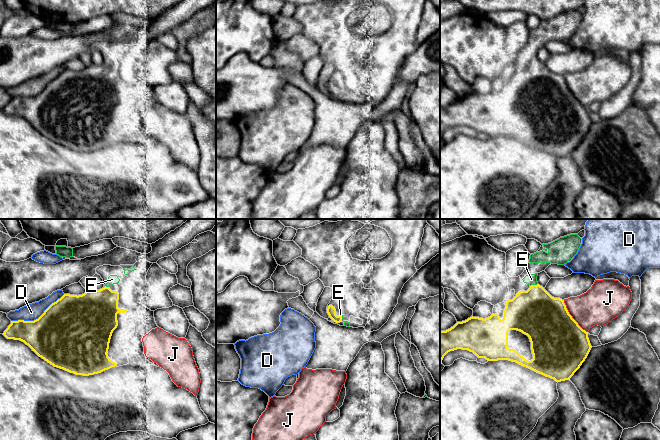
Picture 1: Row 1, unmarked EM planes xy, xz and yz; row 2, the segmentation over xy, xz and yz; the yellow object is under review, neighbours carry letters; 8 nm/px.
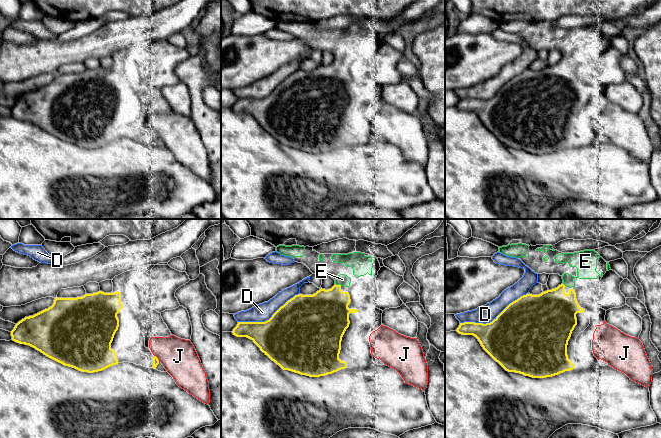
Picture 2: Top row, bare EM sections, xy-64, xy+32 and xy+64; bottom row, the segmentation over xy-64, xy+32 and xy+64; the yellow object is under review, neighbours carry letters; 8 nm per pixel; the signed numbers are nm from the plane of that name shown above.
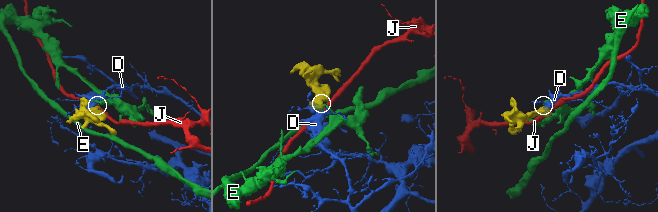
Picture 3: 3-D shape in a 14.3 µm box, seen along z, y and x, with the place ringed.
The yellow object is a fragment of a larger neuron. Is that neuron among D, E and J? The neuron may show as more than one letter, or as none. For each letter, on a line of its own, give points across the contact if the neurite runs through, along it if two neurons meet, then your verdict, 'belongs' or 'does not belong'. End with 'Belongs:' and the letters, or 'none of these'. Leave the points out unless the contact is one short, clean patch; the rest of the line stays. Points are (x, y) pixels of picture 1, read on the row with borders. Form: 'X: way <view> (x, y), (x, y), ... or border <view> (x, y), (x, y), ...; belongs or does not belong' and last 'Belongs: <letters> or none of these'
D: does not belong
E: way yz (535, 313), (533, 285), (531, 279); belongs
J: does not belong
Belongs: E

